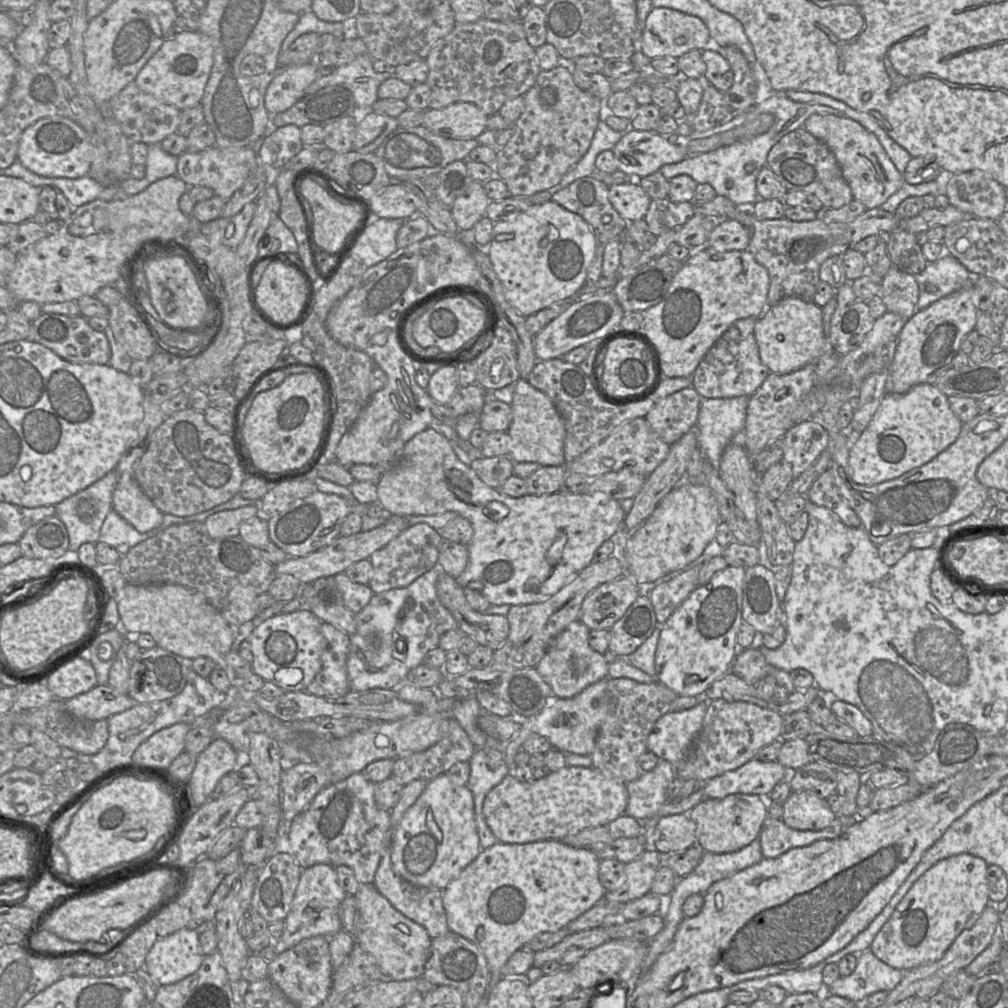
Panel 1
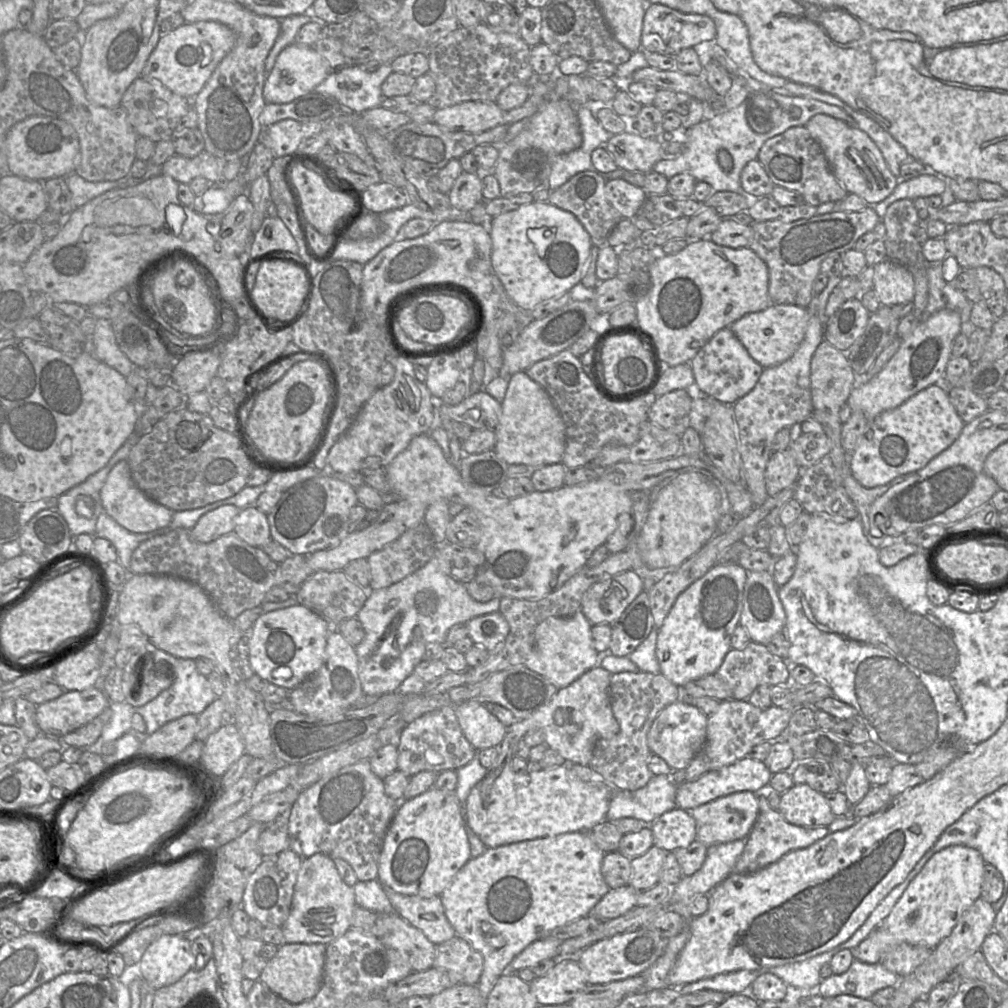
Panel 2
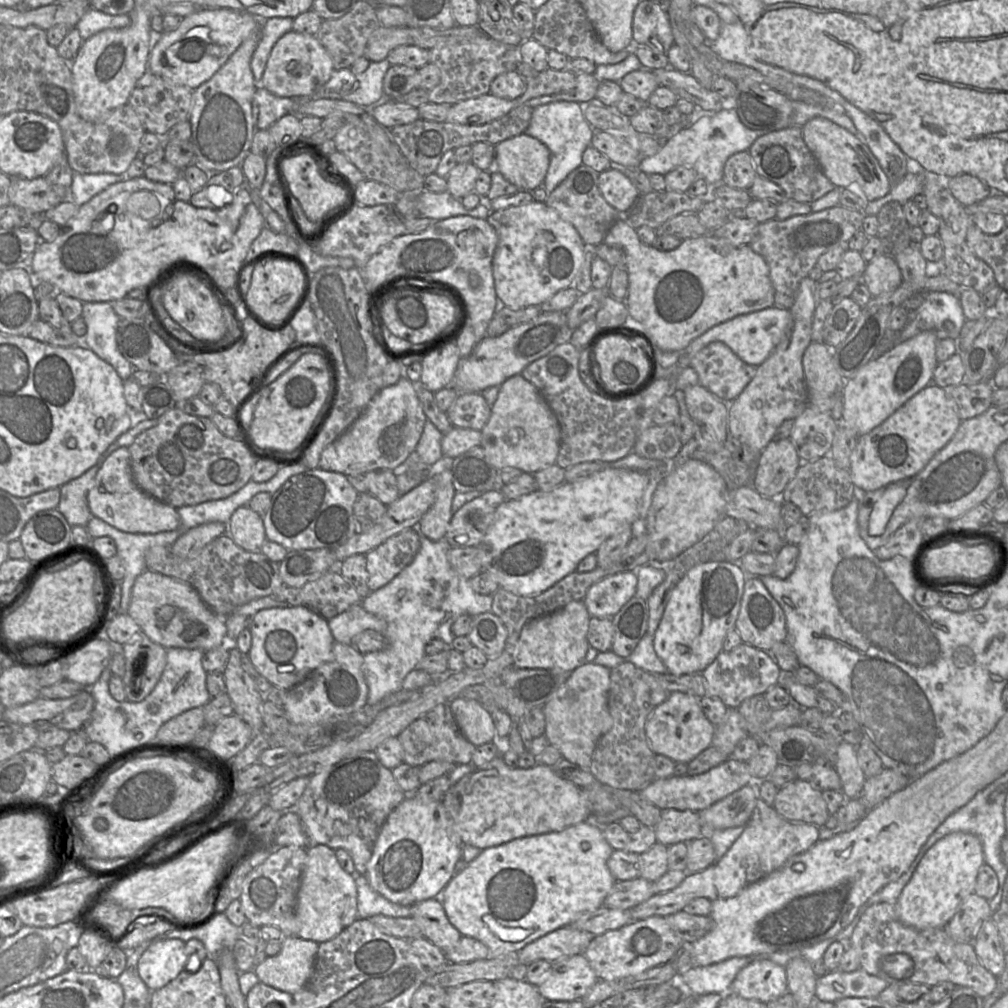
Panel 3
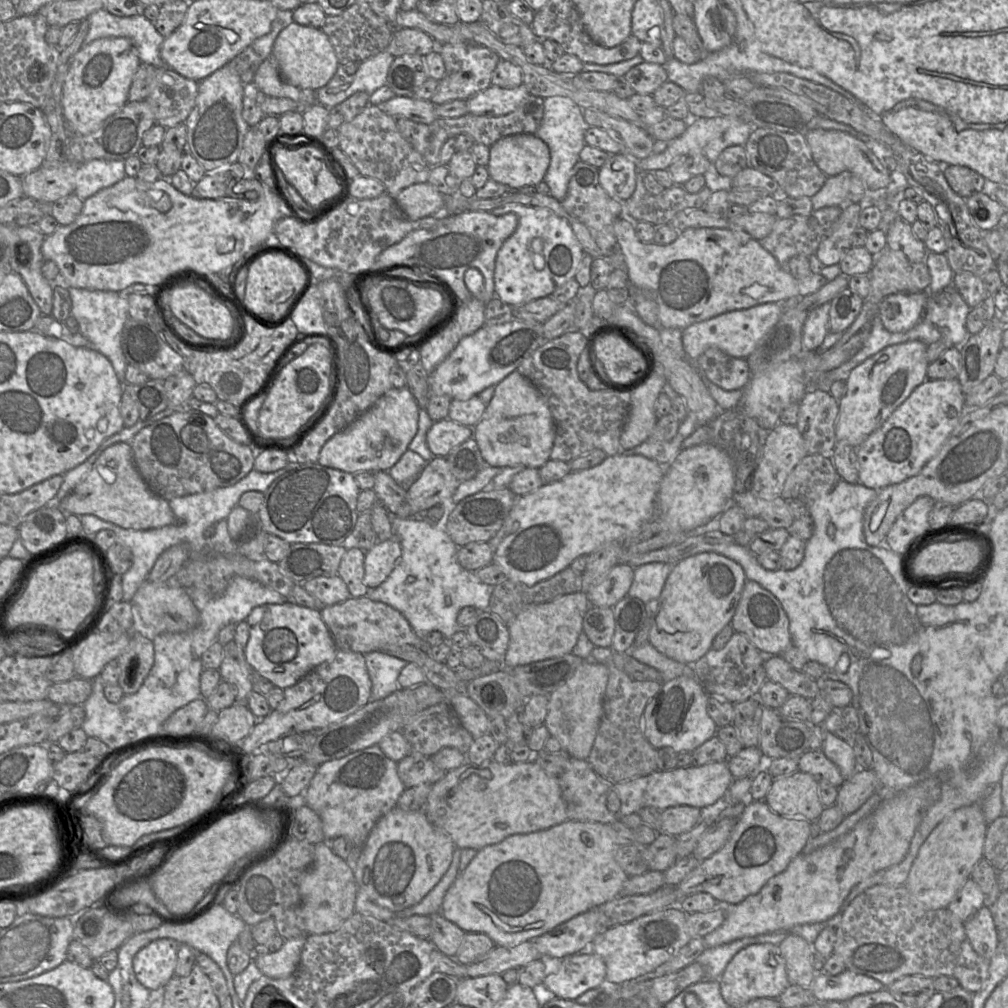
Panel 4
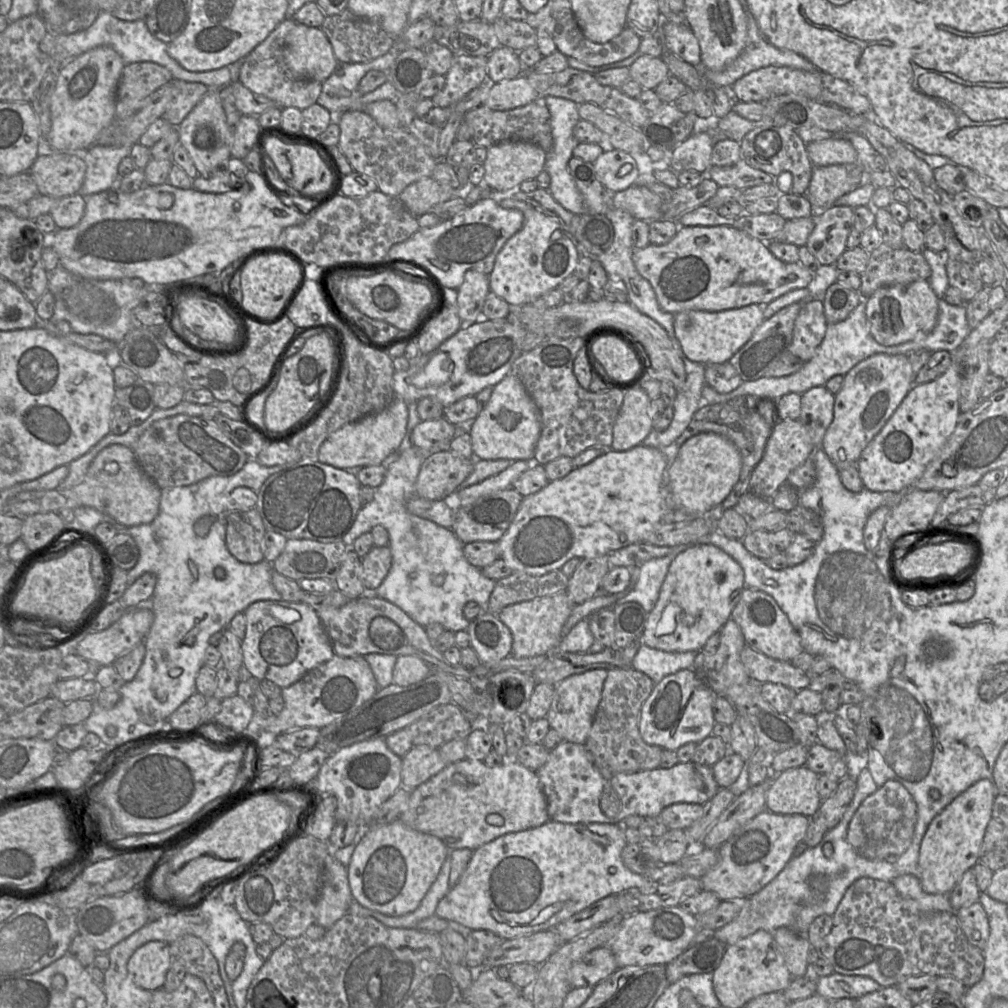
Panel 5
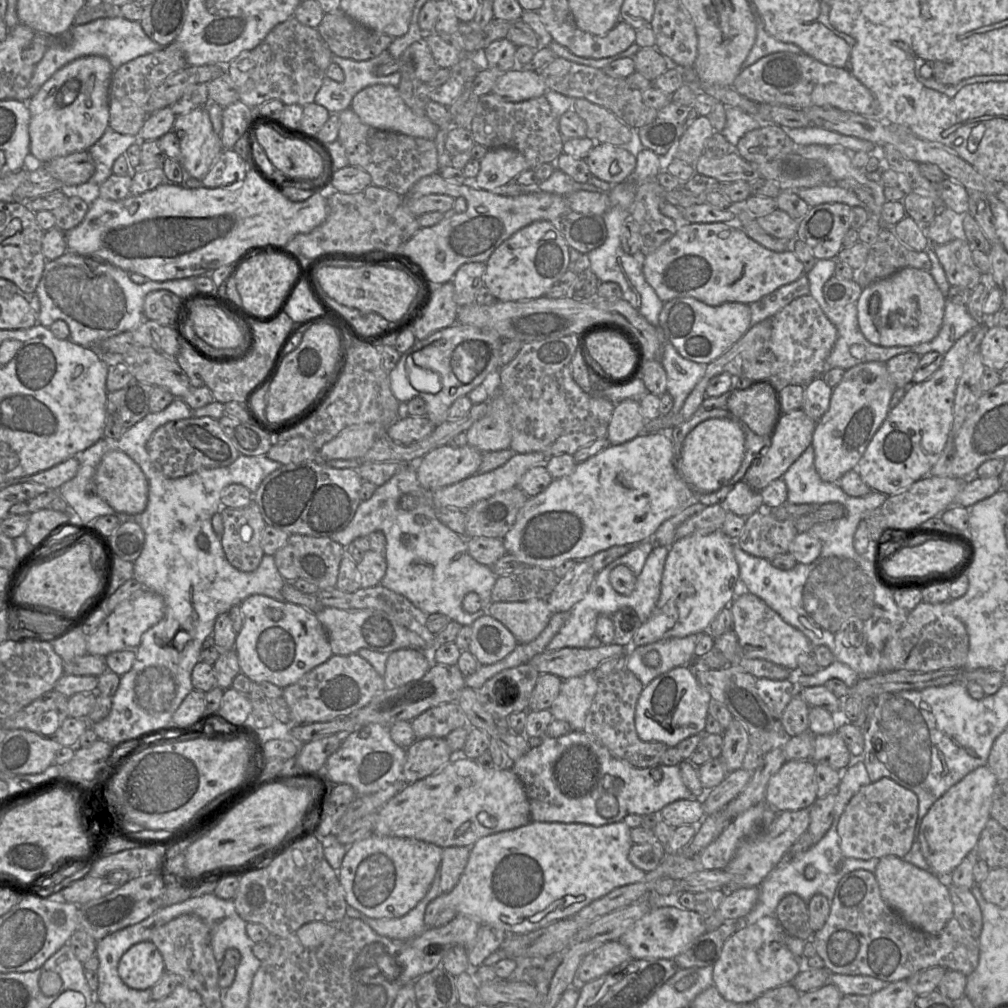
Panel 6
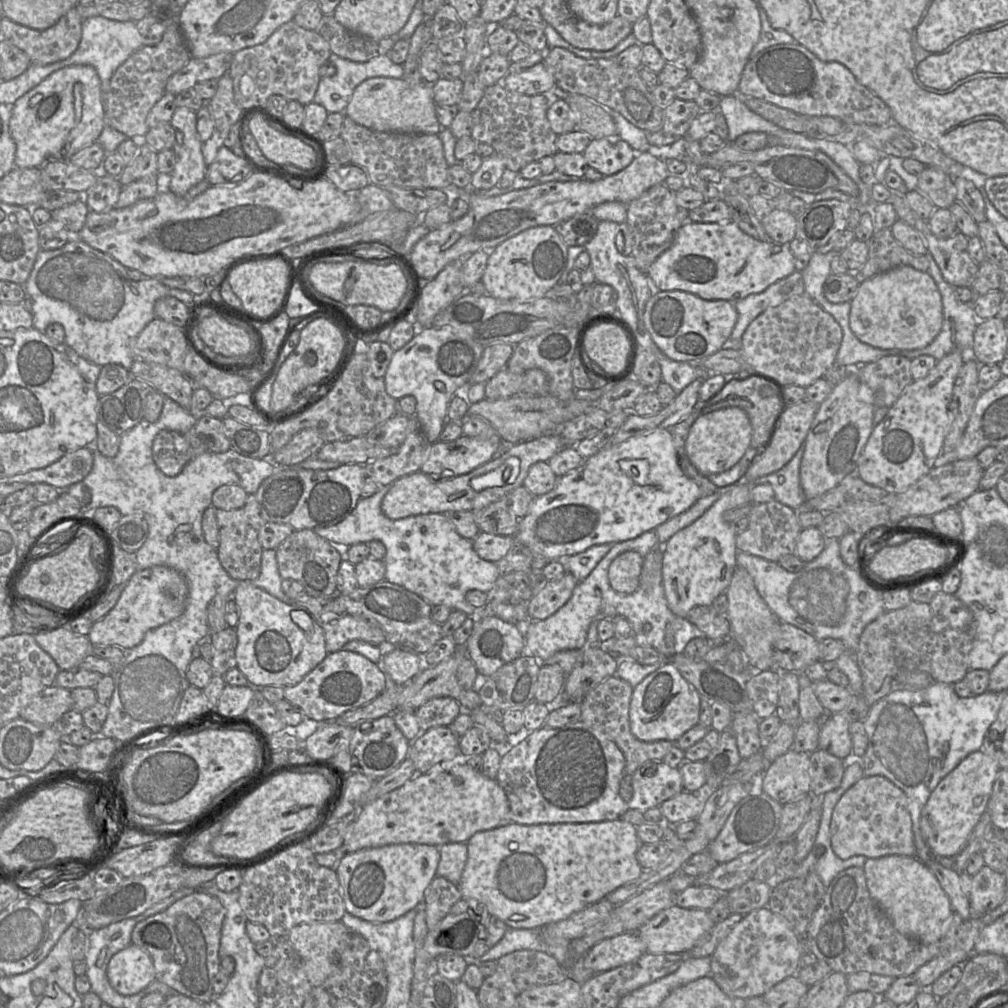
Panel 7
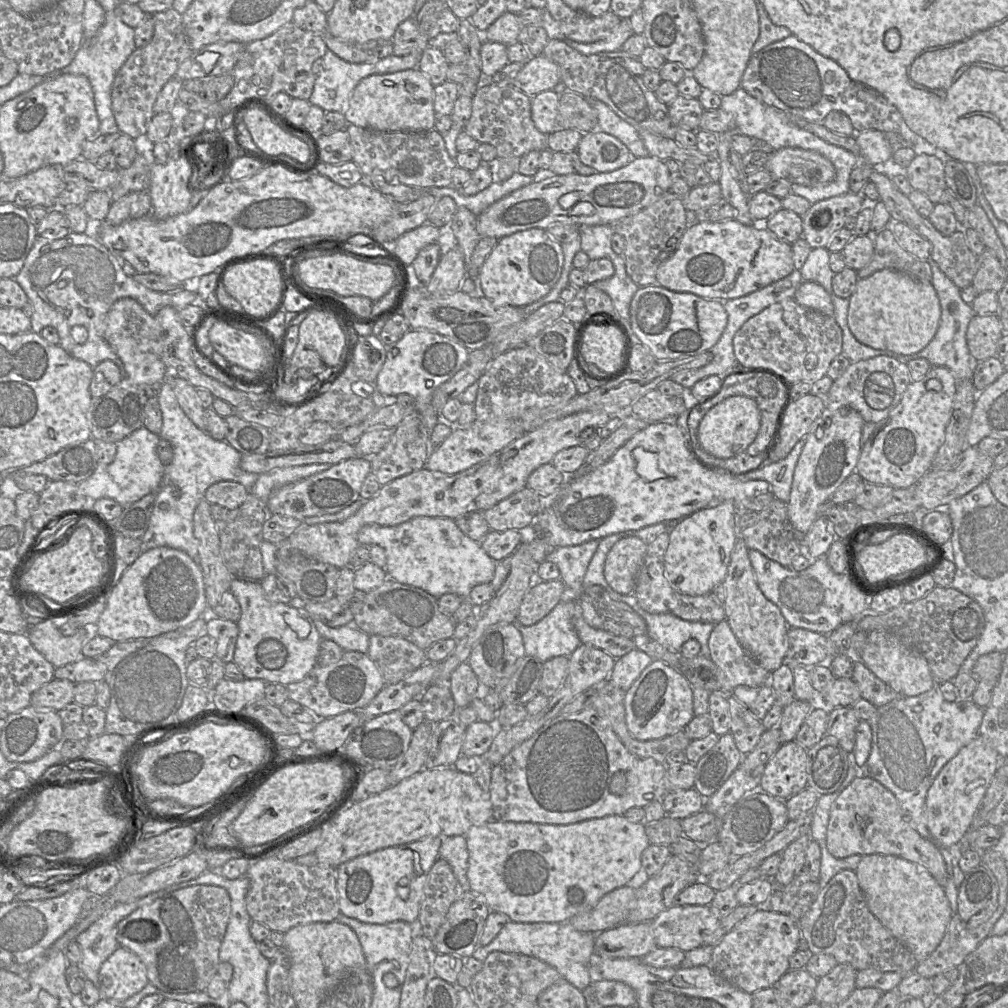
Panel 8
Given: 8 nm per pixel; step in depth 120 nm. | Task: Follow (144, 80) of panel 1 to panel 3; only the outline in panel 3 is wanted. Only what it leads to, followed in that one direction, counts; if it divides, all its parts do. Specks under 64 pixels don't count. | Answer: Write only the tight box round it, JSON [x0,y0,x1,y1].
[148,8,266,90]

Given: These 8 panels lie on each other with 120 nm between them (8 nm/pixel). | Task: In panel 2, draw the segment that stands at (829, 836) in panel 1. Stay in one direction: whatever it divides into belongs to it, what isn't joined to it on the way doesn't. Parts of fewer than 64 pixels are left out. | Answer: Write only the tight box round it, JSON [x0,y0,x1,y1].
[732,791,830,874]

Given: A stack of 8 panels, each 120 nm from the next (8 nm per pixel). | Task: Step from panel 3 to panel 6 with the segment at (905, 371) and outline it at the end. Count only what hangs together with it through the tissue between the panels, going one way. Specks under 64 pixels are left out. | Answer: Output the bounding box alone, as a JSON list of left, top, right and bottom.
[812,362,896,483]

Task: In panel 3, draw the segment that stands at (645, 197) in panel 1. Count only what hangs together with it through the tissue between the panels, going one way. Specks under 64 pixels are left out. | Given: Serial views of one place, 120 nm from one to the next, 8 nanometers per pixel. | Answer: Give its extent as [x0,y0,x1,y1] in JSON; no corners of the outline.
[599,166,640,215]

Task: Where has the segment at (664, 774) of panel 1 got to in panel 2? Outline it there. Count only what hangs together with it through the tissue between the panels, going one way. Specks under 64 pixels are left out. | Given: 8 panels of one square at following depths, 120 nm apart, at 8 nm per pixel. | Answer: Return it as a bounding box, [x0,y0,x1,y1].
[606,775,676,825]

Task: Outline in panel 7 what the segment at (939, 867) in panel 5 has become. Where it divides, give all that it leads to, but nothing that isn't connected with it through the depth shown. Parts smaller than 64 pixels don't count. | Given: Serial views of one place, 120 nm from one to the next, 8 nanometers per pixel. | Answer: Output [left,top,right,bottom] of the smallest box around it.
[920,750,1000,858]

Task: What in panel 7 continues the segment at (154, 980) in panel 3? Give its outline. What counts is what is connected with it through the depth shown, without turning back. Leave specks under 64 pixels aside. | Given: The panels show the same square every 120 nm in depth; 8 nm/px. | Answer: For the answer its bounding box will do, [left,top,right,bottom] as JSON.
[107,944,156,996]

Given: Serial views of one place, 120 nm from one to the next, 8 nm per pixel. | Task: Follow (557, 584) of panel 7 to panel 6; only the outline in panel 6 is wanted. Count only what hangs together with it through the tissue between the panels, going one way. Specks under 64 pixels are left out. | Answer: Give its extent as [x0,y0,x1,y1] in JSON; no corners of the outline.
[547,560,596,614]

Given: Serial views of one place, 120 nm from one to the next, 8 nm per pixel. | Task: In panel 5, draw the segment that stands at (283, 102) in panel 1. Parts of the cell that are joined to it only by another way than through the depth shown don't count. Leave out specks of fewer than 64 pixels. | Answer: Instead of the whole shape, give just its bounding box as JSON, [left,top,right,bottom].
[285,22,340,82]

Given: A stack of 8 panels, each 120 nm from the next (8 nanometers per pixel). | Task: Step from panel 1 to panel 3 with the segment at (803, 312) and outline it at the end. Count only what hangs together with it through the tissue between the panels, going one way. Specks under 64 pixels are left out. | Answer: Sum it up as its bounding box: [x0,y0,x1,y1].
[676,306,790,367]

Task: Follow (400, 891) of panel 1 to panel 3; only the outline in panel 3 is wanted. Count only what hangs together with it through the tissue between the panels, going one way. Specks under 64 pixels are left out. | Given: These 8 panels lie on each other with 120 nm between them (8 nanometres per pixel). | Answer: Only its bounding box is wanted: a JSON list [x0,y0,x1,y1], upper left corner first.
[411,898,462,951]

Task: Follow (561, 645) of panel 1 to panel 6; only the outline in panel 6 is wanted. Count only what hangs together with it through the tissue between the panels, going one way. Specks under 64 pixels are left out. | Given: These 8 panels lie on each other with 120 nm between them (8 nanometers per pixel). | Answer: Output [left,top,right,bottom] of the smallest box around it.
[487,599,553,644]

